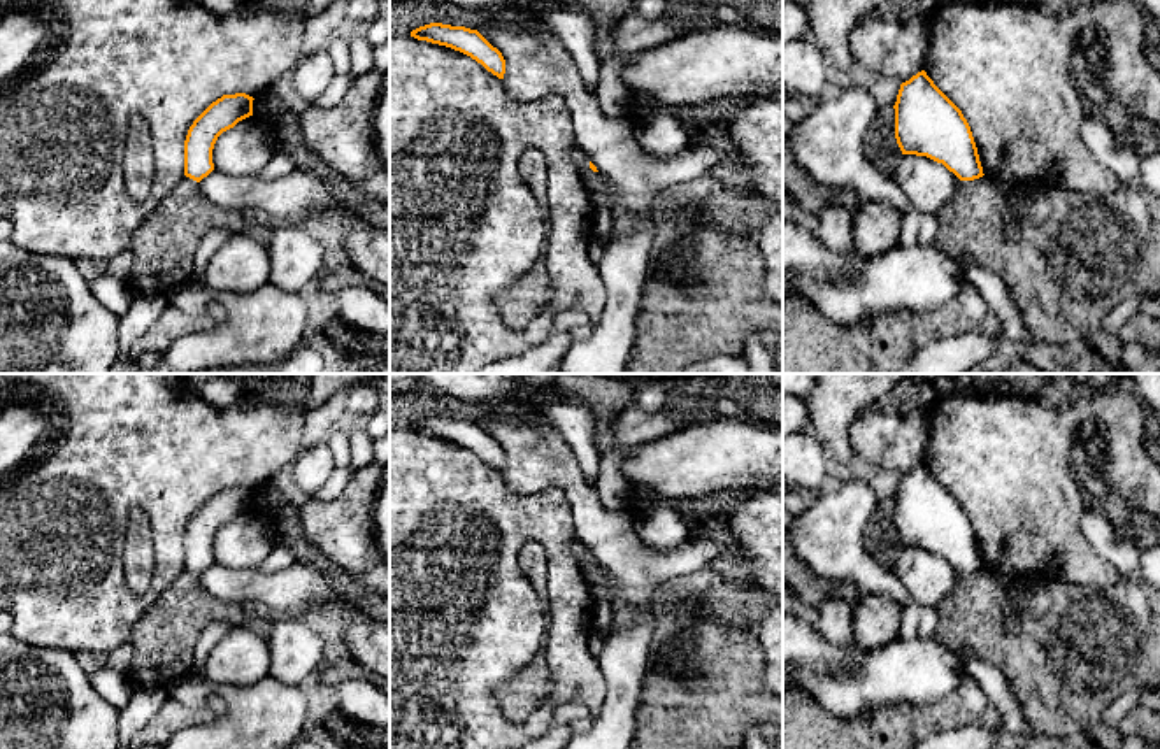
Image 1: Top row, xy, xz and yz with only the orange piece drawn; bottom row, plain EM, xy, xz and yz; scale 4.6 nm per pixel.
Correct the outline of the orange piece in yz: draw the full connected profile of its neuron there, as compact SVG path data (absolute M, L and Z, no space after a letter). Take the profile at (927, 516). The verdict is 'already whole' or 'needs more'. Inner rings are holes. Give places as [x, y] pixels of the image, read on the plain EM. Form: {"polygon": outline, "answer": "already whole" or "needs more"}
{"polygon": "M925 463L900 477L893 502L902 547L942 556L960 574L985 568L967 512Z", "answer": "already whole"}

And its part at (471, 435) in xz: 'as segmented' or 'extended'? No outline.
as segmented

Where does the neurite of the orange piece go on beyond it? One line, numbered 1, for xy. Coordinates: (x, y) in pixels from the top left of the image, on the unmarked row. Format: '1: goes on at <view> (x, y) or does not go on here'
1: does not go on here

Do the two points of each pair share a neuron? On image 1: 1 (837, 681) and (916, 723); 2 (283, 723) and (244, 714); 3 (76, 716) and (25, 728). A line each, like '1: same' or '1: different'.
1: different
2: same
3: same

